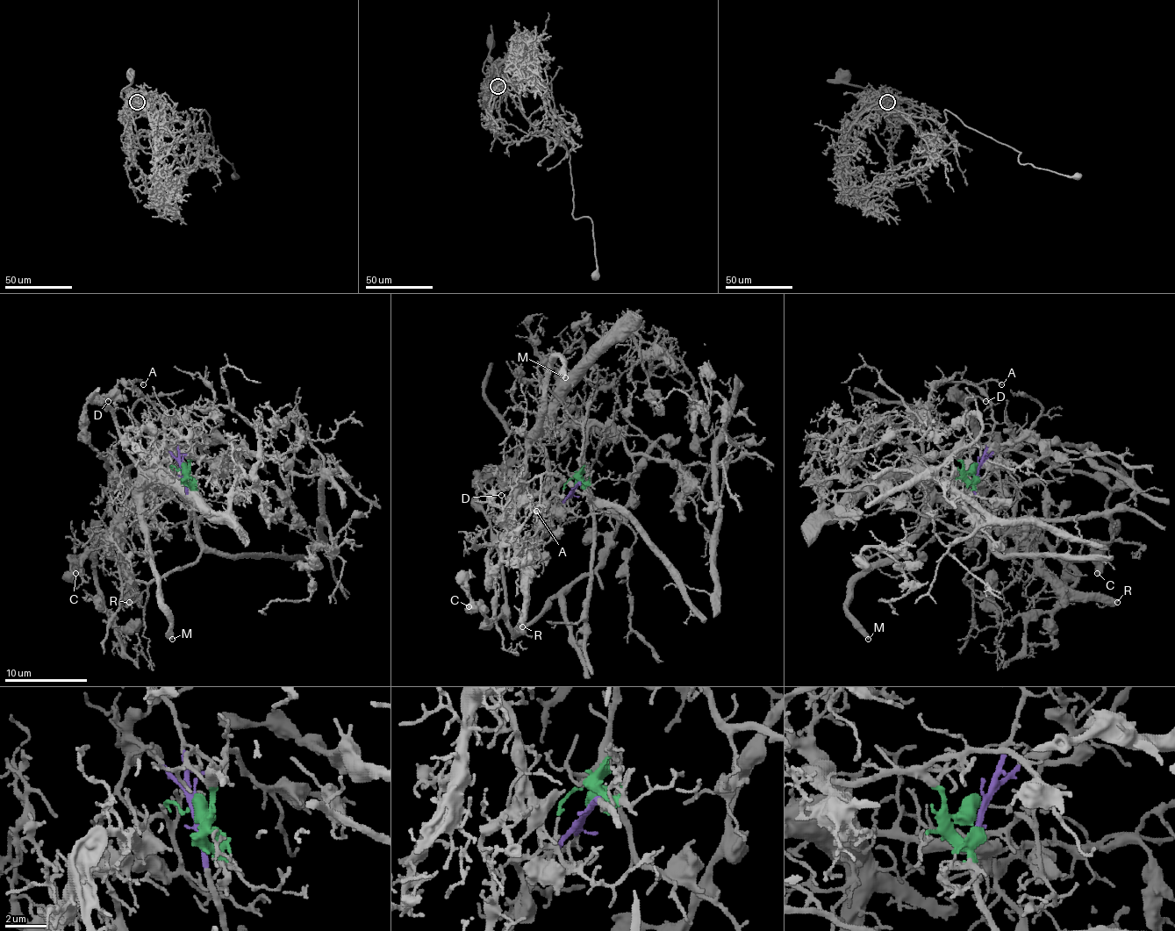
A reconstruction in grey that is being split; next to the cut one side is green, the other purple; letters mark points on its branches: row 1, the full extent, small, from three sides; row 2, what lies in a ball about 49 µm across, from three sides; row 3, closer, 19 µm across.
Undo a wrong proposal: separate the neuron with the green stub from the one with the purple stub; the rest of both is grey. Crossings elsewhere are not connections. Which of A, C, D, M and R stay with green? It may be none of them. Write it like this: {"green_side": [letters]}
{"green_side": ["M", "R"]}

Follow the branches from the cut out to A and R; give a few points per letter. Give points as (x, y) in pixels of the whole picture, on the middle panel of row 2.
A: (576, 486), (565, 503), (551, 503), (528, 495), (536, 511)
R: (576, 486), (571, 478), (559, 501), (548, 455), (536, 441), (526, 447), (526, 463), (513, 498), (522, 626)

